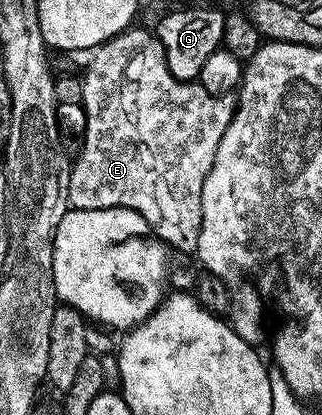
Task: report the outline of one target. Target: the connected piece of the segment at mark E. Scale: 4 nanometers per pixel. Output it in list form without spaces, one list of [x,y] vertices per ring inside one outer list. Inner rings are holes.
[[[138,26],[121,31],[97,48],[89,56],[91,59],[86,67],[86,76],[81,76],[83,95],[80,103],[86,111],[87,125],[83,133],[82,148],[70,168],[69,206],[75,211],[113,207],[132,209],[140,213],[144,221],[148,221],[154,234],[167,248],[194,253],[197,252],[200,241],[204,181],[212,169],[212,161],[216,161],[220,137],[224,137],[224,129],[228,129],[234,116],[236,99],[233,94],[208,93],[208,89],[204,89],[197,81],[172,77],[166,64],[164,45],[158,40],[157,34]],[[150,153],[158,153],[158,161],[172,163],[172,171],[170,167],[160,165],[158,173],[150,173],[150,167],[156,165],[148,163],[150,157],[142,157]]]

